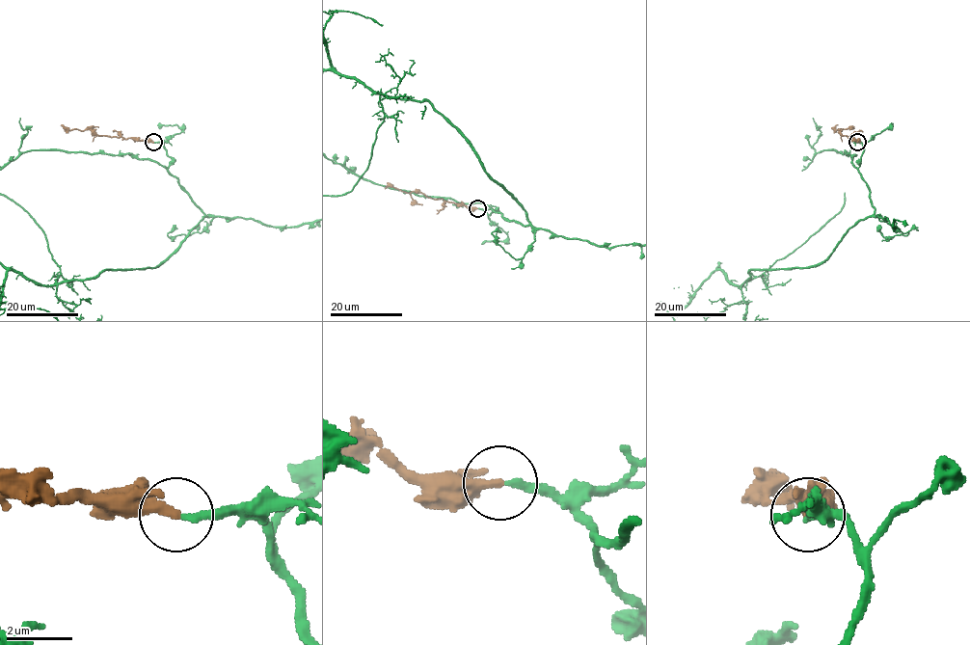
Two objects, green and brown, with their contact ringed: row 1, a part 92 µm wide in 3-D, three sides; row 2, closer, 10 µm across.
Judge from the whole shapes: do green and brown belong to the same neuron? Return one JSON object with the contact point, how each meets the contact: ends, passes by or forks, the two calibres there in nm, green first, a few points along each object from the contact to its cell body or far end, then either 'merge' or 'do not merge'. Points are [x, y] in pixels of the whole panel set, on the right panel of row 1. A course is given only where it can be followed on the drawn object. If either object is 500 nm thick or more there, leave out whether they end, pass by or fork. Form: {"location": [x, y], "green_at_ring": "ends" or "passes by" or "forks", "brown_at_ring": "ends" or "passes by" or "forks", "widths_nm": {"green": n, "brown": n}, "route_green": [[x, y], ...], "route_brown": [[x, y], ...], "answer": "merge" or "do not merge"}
{"location": [857, 142], "green_at_ring": "ends", "brown_at_ring": "ends", "widths_nm": {"green": 200, "brown": 300}, "route_brown": [[857, 142], [843, 135], [841, 129], [836, 130], [837, 124]], "answer": "merge"}

